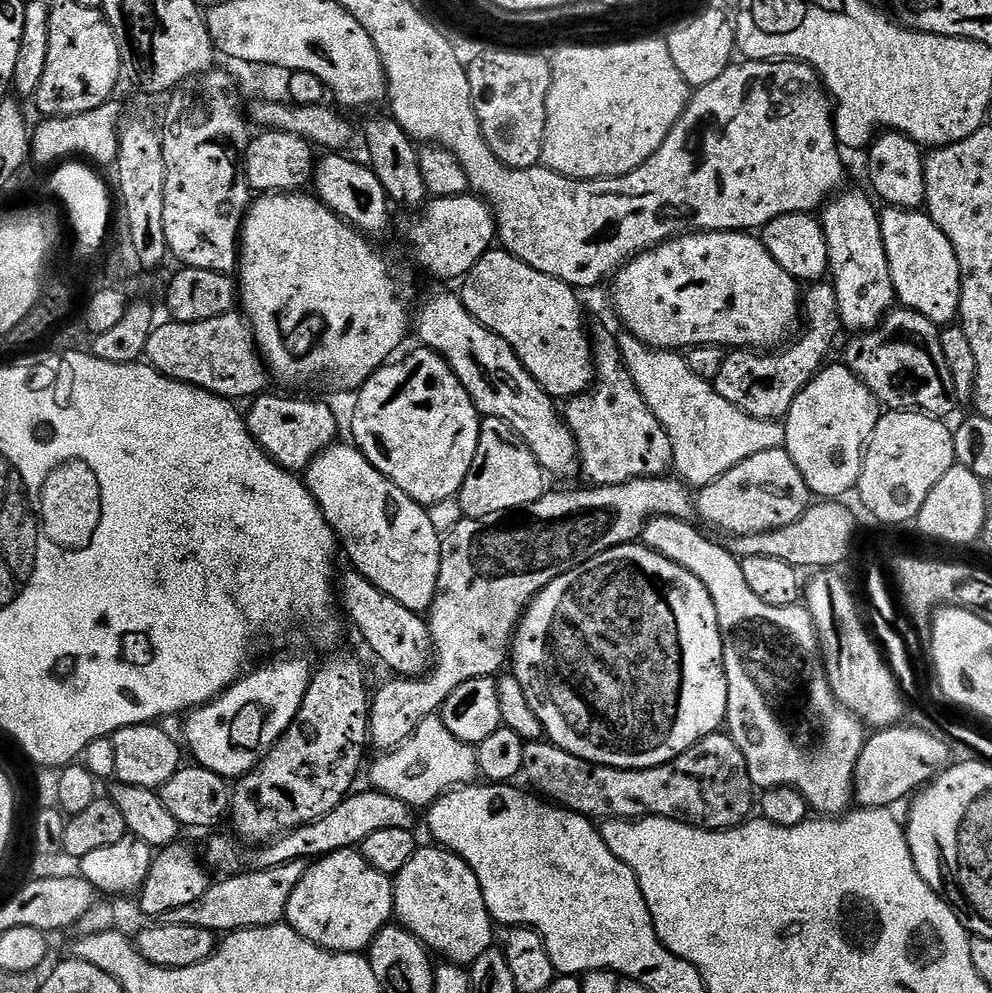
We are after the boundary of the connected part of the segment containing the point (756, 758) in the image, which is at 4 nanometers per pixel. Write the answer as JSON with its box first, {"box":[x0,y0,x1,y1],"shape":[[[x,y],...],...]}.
{"box":[642,516,866,818],"shape":[[[656,516],[645,524],[642,543],[690,570],[710,590],[710,598],[714,598],[728,679],[726,732],[746,757],[746,770],[750,770],[753,785],[760,790],[793,788],[806,798],[813,813],[824,818],[845,815],[854,804],[856,767],[864,749],[866,728],[860,717],[844,708],[832,692],[812,615],[803,603],[770,606],[762,602],[742,575],[740,560],[723,543],[715,544],[710,537],[703,536],[694,525],[673,516]]]}

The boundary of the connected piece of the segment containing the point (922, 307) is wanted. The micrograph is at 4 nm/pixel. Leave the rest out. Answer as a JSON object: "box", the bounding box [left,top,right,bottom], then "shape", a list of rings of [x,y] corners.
{"box":[880,207,960,326],"shape":[[[885,207],[880,212],[880,225],[897,301],[937,326],[953,323],[960,314],[960,267],[950,238],[942,234],[927,211],[914,208]]]}

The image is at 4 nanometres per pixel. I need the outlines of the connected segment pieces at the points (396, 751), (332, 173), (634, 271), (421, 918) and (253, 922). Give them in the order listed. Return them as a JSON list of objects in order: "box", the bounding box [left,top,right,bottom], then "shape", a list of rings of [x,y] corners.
[{"box":[367,715,478,810],"shape":[[[439,715],[423,720],[406,742],[375,758],[372,769],[371,764],[367,769],[372,779],[371,787],[382,794],[390,794],[390,798],[406,802],[413,810],[427,809],[445,792],[457,786],[467,786],[478,776],[475,747],[454,738]]]},{"box":[314,154,390,234],"shape":[[[324,154],[314,164],[315,195],[336,216],[357,228],[359,232],[373,234],[388,228],[390,199],[386,190],[366,164],[358,164],[346,154]]]},{"box":[611,232,802,350],"shape":[[[748,232],[678,236],[629,260],[615,273],[611,284],[612,304],[628,327],[625,329],[652,348],[691,350],[713,344],[725,350],[776,350],[793,339],[802,320],[801,285],[770,258],[759,235]]]},{"box":[392,846,494,966],"shape":[[[439,846],[431,847],[417,847],[410,862],[406,862],[406,866],[402,866],[402,870],[396,873],[392,885],[396,903],[395,919],[423,942],[429,953],[441,952],[444,955],[441,957],[447,958],[451,963],[471,966],[476,959],[482,957],[488,948],[493,947],[494,921],[492,915],[489,914],[484,901],[482,886],[470,865],[455,852],[449,852]]]},{"box":[162,860,309,934],"shape":[[[295,860],[286,862],[280,868],[261,868],[259,870],[241,870],[234,876],[224,876],[217,882],[209,883],[206,894],[190,906],[178,906],[178,910],[170,910],[162,917],[165,924],[178,926],[198,926],[202,930],[210,930],[217,934],[240,932],[243,928],[265,928],[271,924],[279,924],[285,919],[290,902],[290,894],[294,894],[294,886],[302,882],[309,861]]]}]

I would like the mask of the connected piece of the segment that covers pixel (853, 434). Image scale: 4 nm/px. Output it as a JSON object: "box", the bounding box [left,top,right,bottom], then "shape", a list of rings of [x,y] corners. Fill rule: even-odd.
{"box":[784,362,882,498],"shape":[[[843,362],[829,363],[794,398],[784,417],[784,447],[802,470],[809,493],[816,498],[844,498],[860,481],[864,450],[882,415],[876,395]]]}

